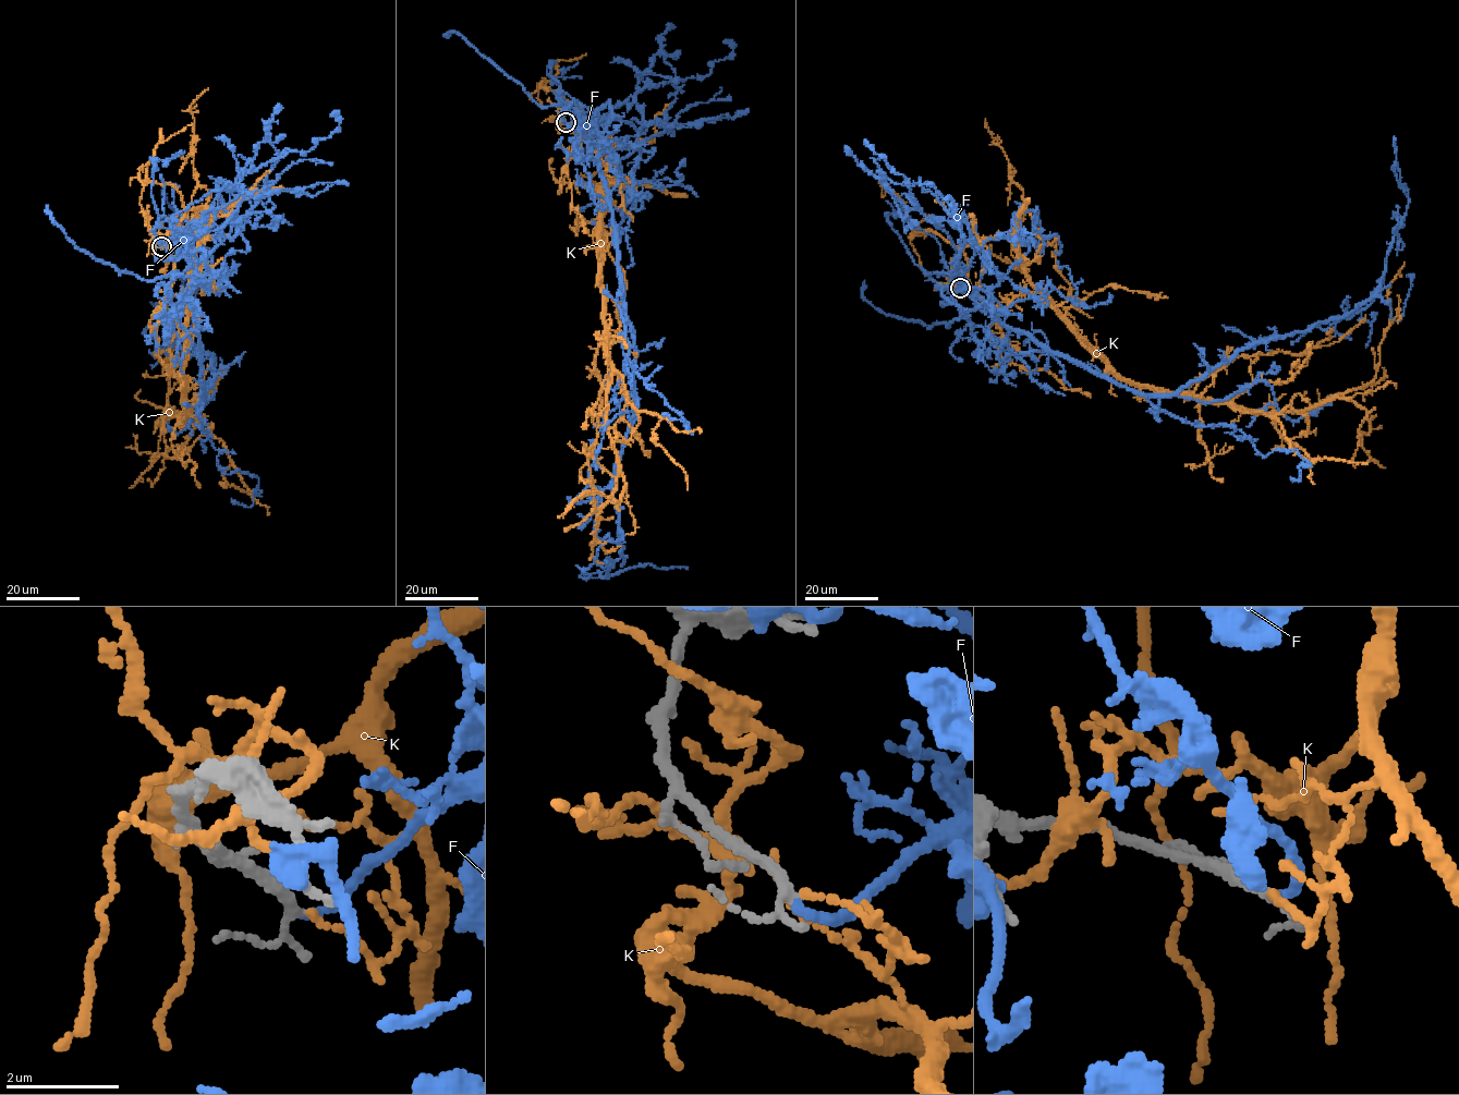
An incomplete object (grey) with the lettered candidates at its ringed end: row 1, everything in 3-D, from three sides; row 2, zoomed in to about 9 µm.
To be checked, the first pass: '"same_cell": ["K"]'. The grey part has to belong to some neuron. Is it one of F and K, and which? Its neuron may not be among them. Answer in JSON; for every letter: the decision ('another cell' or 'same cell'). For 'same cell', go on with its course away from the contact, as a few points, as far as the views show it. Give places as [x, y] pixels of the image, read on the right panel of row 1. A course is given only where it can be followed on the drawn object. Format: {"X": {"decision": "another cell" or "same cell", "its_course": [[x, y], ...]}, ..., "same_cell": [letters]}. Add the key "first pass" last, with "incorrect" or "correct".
{"F": {"decision": "same cell", "its_course": [[960, 288], [955, 277], [1049, 351], [1128, 389], [1176, 394], [1375, 291], [1408, 197], [1394, 136]]}, "K": {"decision": "another cell"}, "same_cell": ["F"], "first pass": "incorrect"}

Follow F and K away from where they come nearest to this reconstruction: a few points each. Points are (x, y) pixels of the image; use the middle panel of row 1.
F: (566, 122), (584, 118), (602, 140), (635, 351), (634, 422), (614, 465), (623, 548), (607, 578), (687, 568)
K: (567, 122), (593, 133), (616, 167), (603, 186), (599, 232), (617, 474), (590, 545), (603, 563)

